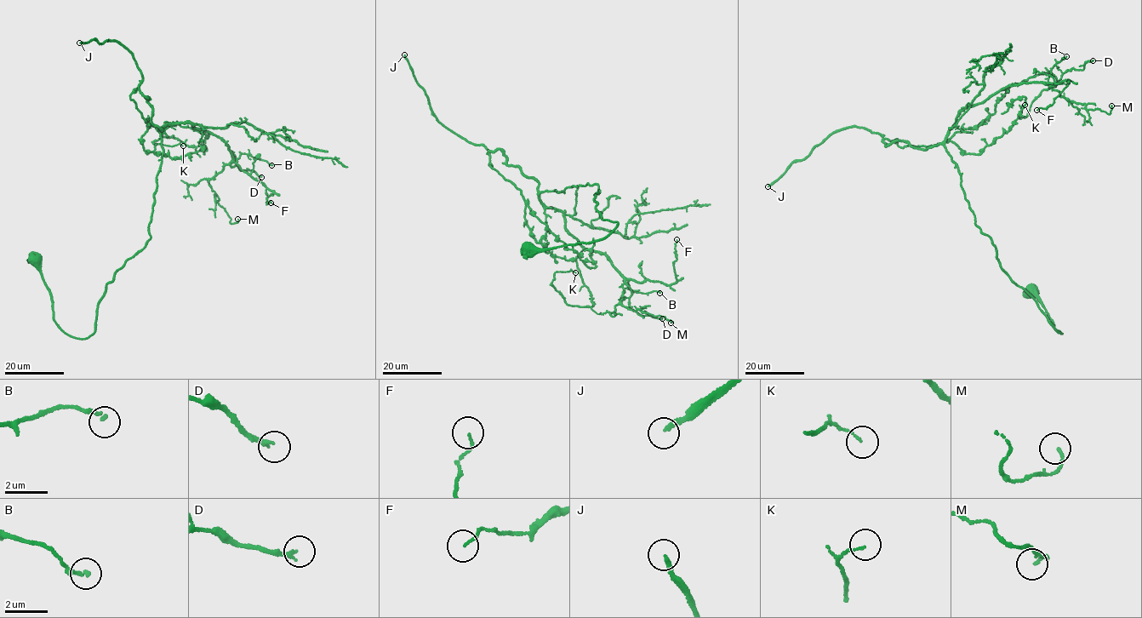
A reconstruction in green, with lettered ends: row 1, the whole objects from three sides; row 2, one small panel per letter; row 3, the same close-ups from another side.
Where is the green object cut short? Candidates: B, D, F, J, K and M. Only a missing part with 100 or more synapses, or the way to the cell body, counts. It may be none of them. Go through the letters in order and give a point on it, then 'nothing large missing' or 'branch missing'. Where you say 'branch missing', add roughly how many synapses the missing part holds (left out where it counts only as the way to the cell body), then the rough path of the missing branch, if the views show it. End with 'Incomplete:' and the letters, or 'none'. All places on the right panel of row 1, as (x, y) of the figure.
B: (1066, 56) | nothing large missing
D: (1093, 60) | nothing large missing
F: (1036, 110) | nothing large missing
J: (767, 186) | branch missing | 300 syn
K: (1024, 105) | nothing large missing
M: (1111, 105) | nothing large missing
Incomplete: J

